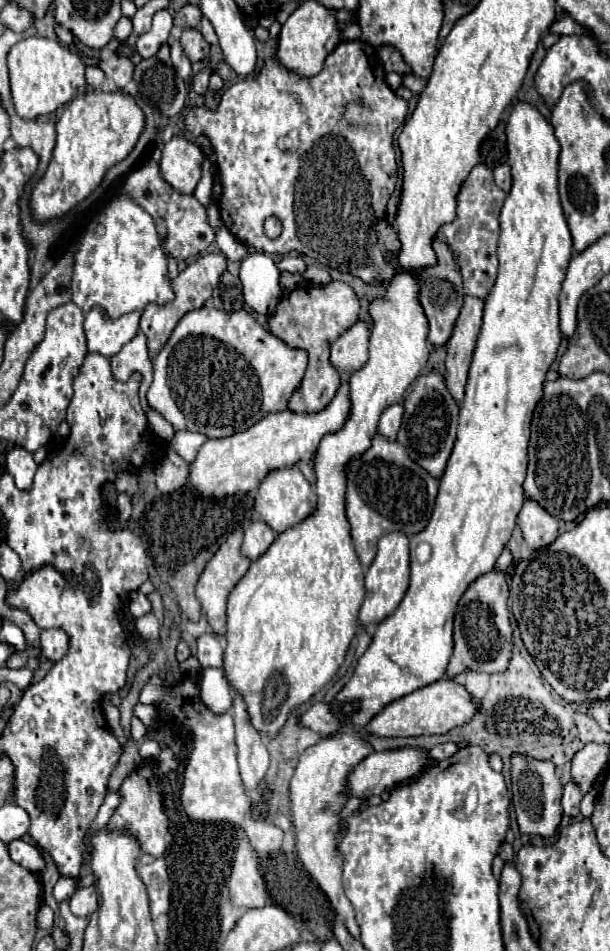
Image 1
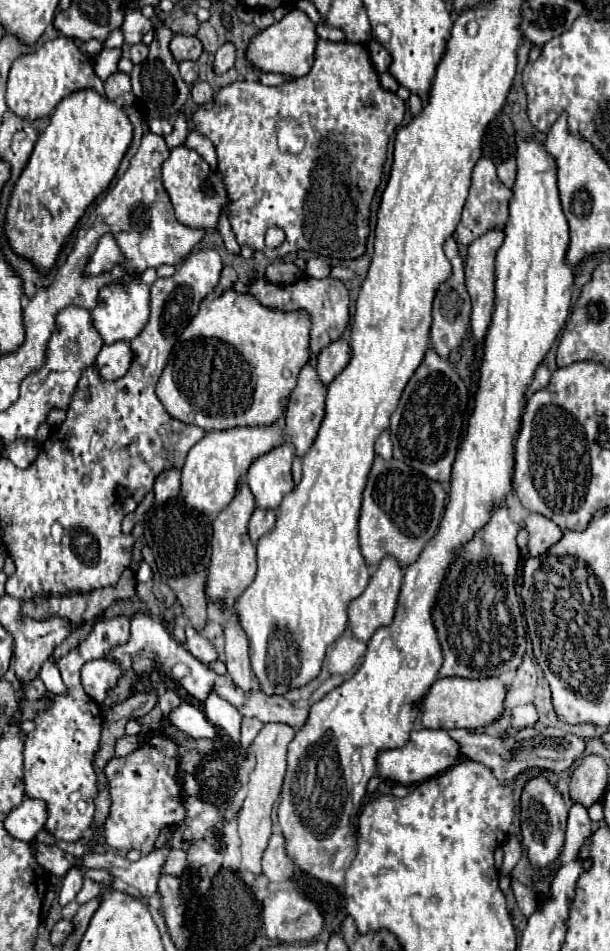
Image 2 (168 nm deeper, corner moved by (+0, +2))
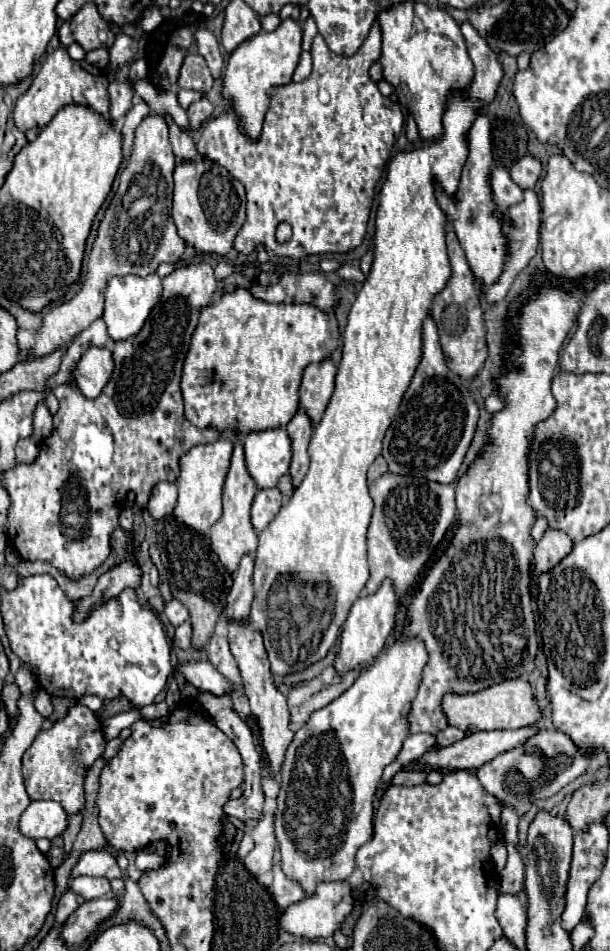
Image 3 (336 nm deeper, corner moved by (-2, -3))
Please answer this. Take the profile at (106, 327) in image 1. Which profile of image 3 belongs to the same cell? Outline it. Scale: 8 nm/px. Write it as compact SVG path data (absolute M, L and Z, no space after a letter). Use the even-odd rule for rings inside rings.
M134 274L114 276L106 288L106 306L104 306L104 314L102 314L112 340L126 340L126 338L138 334L140 328L144 326L150 310L160 300L160 294L162 294L162 278L158 274L150 274L146 278L134 276Z

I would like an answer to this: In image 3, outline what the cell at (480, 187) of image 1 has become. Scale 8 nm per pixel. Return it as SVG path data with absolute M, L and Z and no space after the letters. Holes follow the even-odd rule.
M494 168L490 184L492 184L494 200L498 204L498 210L496 210L498 216L502 216L510 206L514 206L522 200L522 188L518 188L518 184L514 184L514 180L510 178L510 172L506 168Z

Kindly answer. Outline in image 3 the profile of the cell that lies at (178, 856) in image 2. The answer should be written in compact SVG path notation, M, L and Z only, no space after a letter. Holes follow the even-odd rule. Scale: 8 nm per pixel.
M136 852L136 868L138 870L142 870L142 872L146 872L146 870L156 870L158 866L162 866L164 864L164 858L162 856L158 856L156 852L152 852L152 854L148 854L148 852Z

